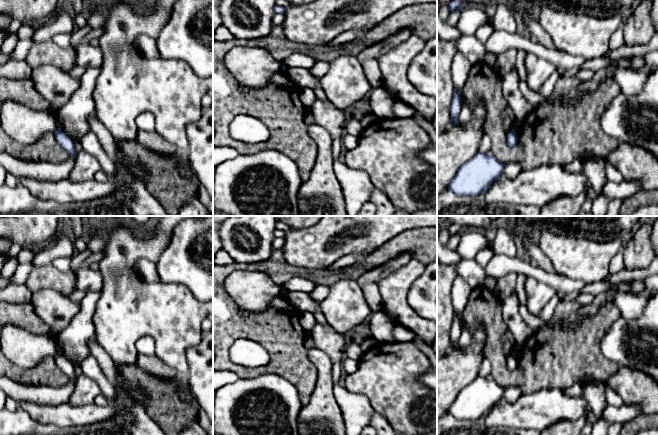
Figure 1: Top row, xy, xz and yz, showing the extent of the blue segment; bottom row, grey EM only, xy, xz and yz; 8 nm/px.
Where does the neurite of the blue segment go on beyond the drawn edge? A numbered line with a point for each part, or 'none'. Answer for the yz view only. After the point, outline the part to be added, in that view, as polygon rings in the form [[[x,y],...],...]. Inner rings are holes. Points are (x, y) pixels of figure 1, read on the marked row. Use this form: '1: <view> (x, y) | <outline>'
none

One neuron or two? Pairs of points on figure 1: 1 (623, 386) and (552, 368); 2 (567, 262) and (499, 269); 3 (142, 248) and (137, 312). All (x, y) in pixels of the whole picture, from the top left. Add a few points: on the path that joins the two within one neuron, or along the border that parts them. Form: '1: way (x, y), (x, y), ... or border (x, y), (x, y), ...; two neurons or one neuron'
1: border (619, 366), (604, 382); two neurons
2: border (555, 271), (577, 280); two neurons
3: way (126, 264), (125, 296); one neuron

